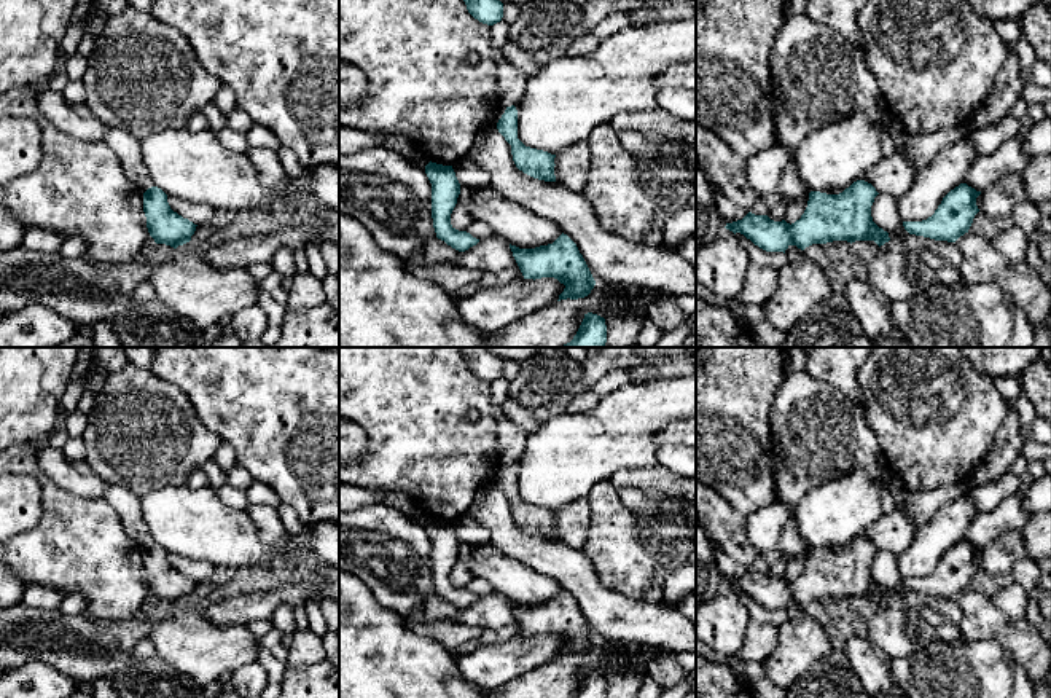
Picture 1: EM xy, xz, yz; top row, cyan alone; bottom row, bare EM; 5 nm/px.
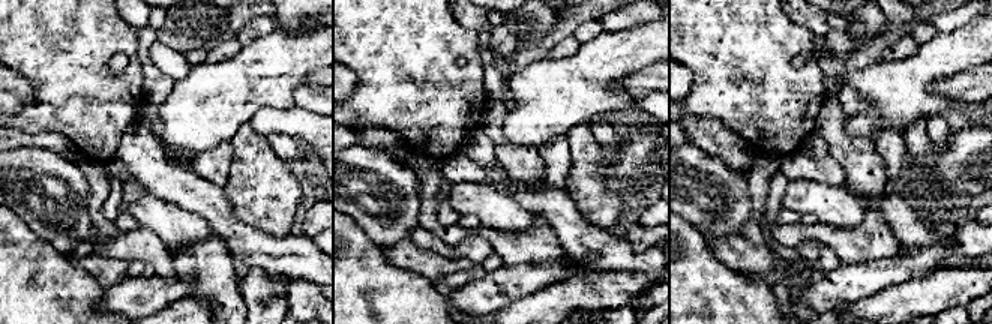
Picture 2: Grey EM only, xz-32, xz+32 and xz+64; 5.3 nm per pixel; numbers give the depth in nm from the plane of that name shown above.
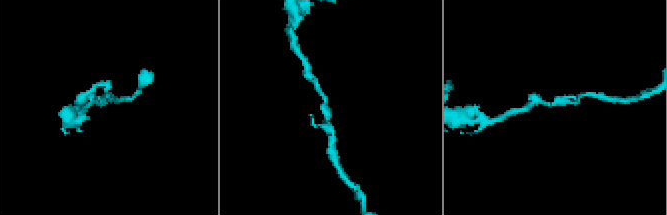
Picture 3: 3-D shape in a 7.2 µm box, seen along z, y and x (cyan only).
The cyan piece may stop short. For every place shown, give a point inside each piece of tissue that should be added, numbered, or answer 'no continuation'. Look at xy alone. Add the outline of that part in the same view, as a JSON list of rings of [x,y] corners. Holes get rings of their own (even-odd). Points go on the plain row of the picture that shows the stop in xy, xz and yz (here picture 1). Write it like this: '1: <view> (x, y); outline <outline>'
1: xy (123, 501); outline [[[108,484],[104,499],[118,513],[126,534],[143,550],[156,543],[142,516],[140,497],[121,484]]]

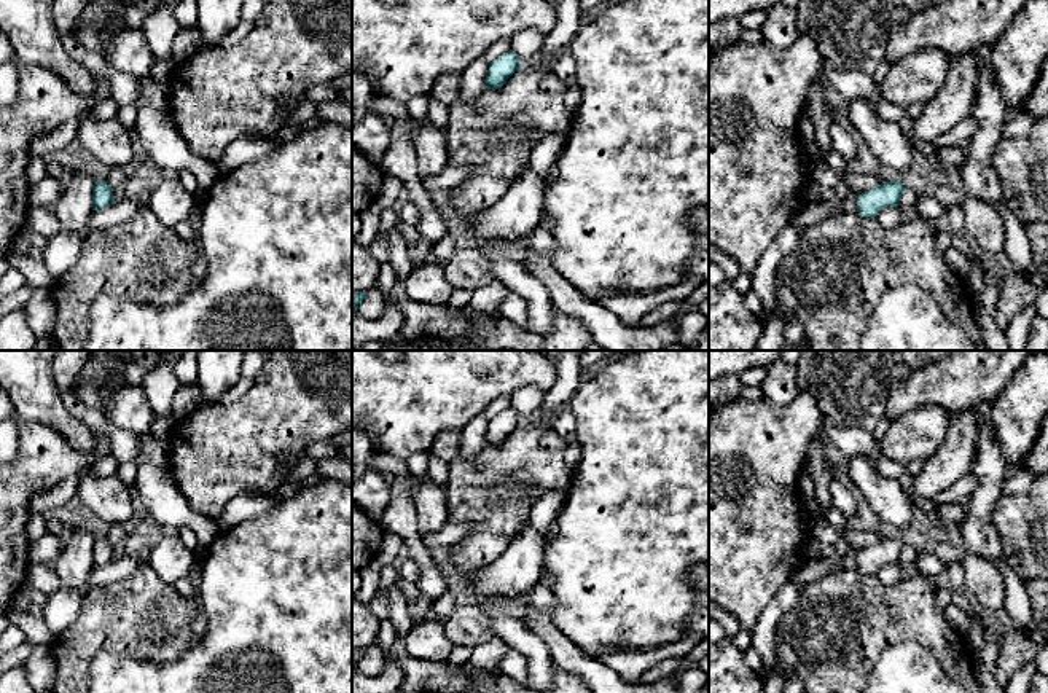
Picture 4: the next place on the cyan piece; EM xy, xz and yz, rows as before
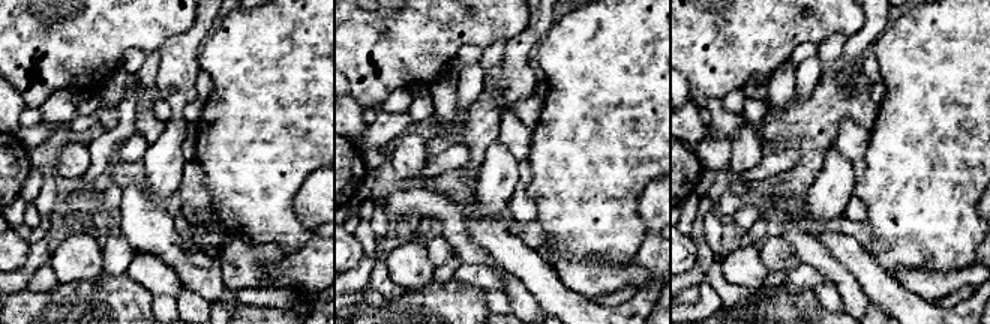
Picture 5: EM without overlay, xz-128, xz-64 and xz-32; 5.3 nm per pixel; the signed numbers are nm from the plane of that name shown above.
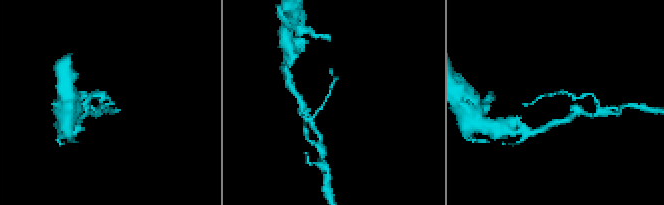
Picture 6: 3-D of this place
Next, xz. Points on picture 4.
no continuation

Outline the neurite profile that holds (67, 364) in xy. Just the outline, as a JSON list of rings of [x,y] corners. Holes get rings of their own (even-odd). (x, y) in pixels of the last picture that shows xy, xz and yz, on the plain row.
[[[56,350],[53,360],[54,382],[59,390],[67,390],[76,381],[81,368],[89,360],[91,350]]]

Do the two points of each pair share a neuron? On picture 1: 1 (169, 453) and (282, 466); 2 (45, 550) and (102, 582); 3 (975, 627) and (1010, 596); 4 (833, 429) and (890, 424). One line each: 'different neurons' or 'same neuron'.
1: different neurons
2: same neuron
3: different neurons
4: different neurons

